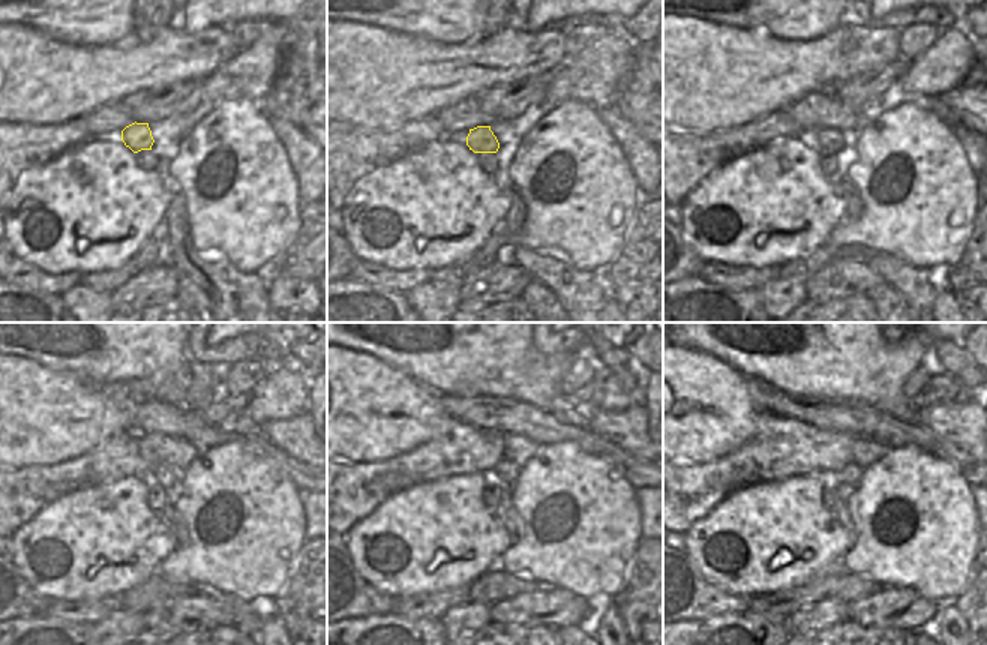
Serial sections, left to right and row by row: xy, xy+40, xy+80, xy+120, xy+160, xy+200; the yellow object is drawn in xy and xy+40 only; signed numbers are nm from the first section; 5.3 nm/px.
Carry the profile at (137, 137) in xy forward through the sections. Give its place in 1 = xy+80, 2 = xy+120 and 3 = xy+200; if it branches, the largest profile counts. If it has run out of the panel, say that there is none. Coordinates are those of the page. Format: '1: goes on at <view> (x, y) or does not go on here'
1: goes on at xy+80 (830, 140)
2: goes on at xy+120 (165, 474)
3: goes on at xy+200 (851, 473)

